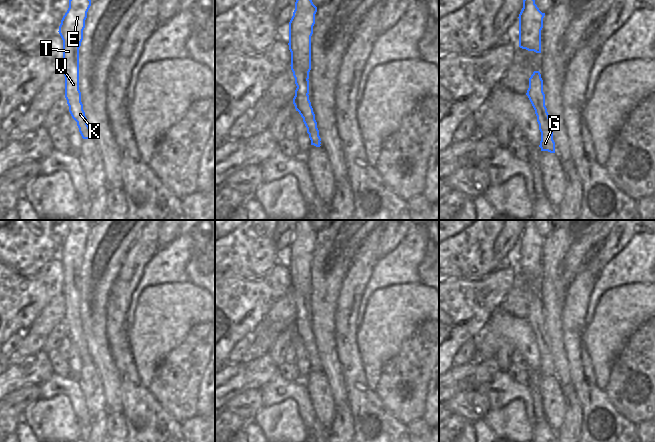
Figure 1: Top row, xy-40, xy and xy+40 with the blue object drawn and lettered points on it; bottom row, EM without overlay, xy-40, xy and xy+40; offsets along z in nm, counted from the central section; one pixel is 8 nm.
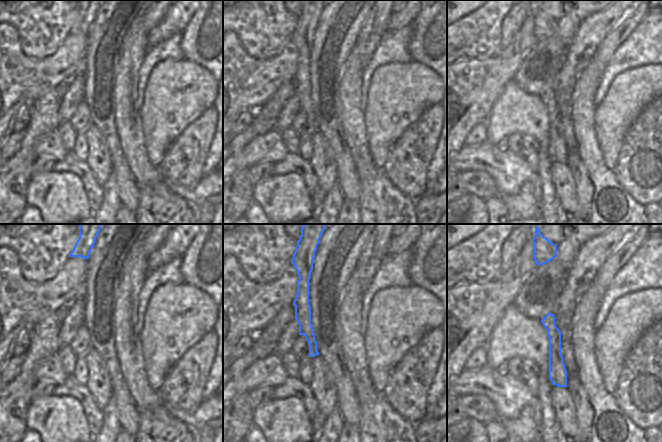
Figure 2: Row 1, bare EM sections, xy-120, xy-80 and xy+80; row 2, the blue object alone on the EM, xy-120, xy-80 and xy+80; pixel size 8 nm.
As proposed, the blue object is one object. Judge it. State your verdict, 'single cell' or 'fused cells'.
single cell

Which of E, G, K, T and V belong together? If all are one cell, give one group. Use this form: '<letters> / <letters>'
E G K T V

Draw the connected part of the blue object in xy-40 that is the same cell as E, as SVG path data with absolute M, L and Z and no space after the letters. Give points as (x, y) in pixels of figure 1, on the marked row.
M69 0L69 8L61 20L58 31L63 40L62 70L65 76L65 98L83 139L93 139L79 90L79 48L90 6L91 0Z

